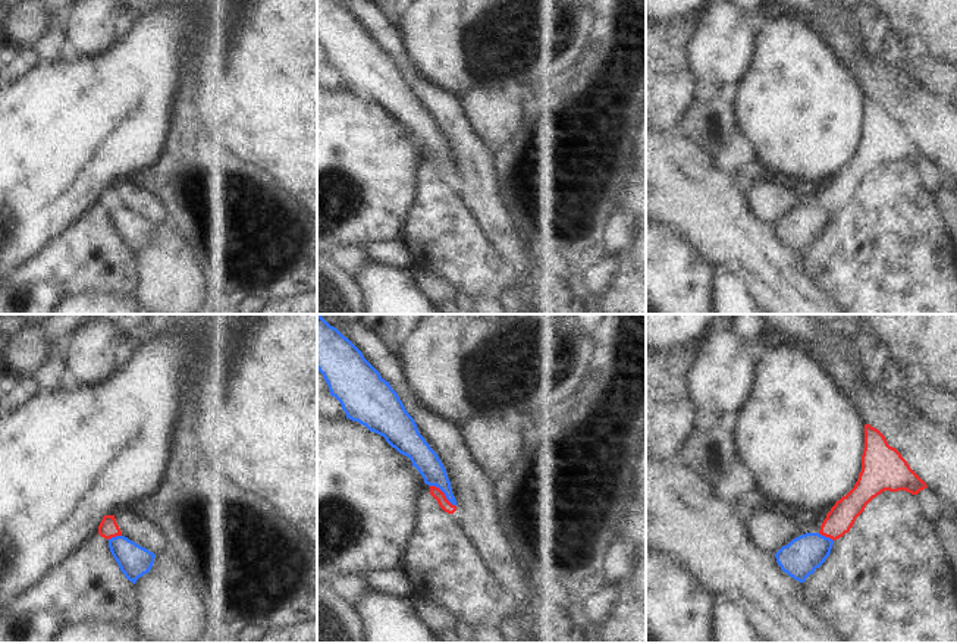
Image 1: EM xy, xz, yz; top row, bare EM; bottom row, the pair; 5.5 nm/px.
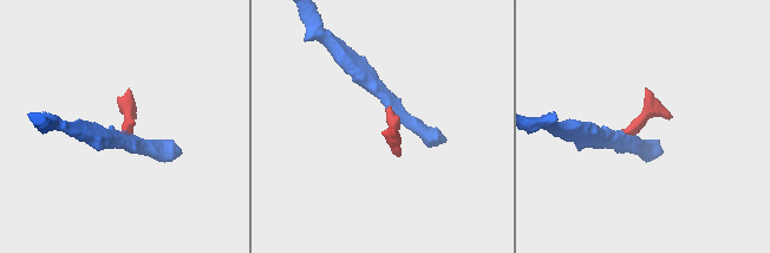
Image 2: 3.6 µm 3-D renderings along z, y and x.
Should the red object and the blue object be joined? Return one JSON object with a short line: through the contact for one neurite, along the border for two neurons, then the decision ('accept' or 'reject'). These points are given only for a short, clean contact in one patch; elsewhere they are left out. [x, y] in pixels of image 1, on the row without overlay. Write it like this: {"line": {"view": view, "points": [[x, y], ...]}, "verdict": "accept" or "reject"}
{"verdict": "accept"}

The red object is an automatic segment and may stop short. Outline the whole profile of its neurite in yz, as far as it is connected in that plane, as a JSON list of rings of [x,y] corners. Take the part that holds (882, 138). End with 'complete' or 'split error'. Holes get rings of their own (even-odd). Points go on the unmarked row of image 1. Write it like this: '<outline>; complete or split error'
[[[865,95],[862,142],[854,159],[835,173],[818,204],[801,206],[775,225],[778,236],[794,251],[804,254],[829,228],[834,213],[850,203],[873,169],[885,161],[917,166],[926,159],[901,125],[888,116],[885,107]]]; split error

